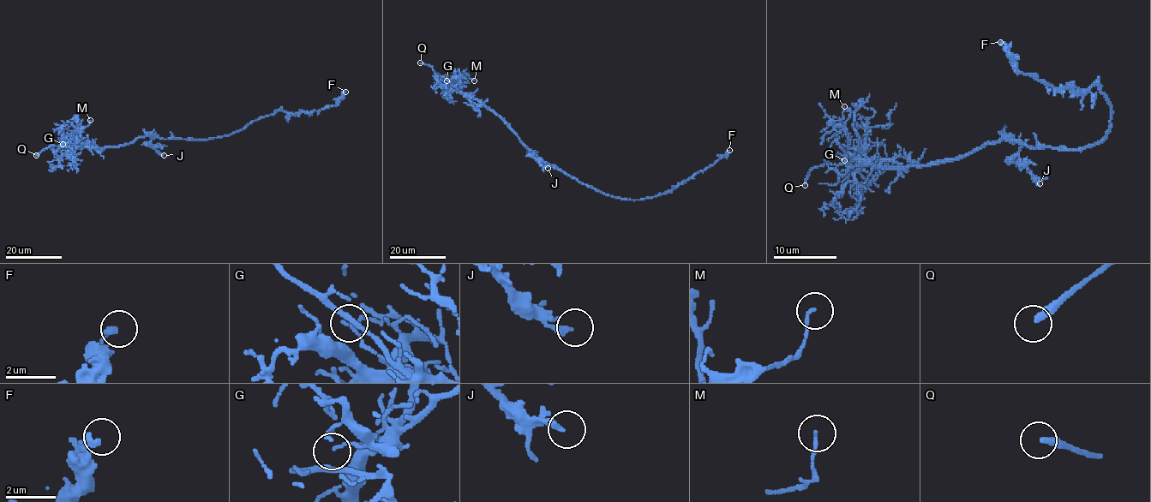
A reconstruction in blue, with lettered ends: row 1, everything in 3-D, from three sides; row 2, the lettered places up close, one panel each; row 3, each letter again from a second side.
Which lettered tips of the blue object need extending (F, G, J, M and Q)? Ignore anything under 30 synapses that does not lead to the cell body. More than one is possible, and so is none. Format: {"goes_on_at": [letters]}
{"goes_on_at": ["Q"]}

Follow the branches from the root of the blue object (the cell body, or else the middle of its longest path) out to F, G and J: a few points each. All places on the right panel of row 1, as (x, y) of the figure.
F: (1060, 149), (1088, 147), (1106, 136), (1107, 98), (1098, 84), (1088, 91), (1055, 89), (1022, 73), (1000, 42)
G: (1060, 149), (998, 140), (967, 155), (926, 164), (869, 166), (854, 158), (844, 160)
J: (1060, 149), (1022, 146), (1019, 160), (1040, 183)

